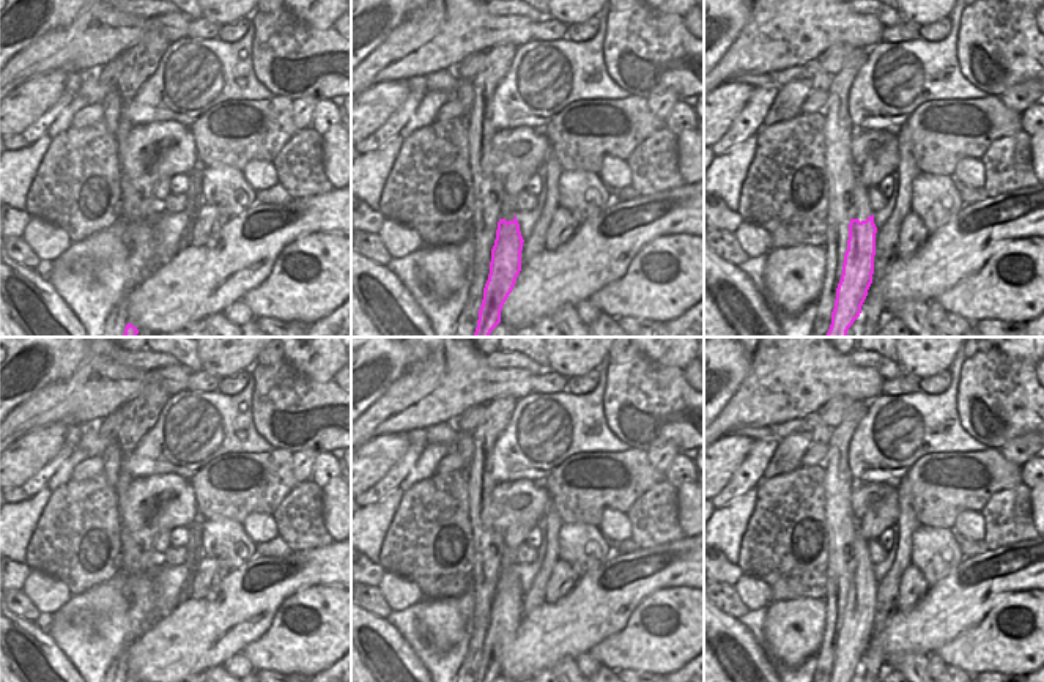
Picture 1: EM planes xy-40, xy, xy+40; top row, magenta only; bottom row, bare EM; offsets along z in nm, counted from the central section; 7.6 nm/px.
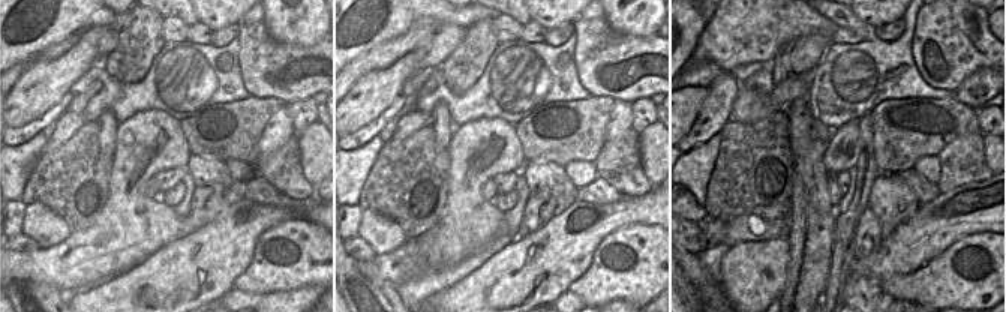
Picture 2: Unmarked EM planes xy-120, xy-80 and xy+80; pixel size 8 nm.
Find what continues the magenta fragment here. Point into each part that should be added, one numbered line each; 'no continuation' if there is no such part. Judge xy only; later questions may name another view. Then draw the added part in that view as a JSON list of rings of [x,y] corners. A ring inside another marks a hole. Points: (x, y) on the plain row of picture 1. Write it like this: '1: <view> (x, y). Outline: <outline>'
1: xy (507, 558). Outline: [[[504,534],[498,543],[498,558],[501,561],[501,572],[505,572],[507,575],[515,572],[518,561],[515,558],[515,551],[507,548],[504,542]]]

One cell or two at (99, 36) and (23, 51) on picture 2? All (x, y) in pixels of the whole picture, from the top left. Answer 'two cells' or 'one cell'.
two cells

